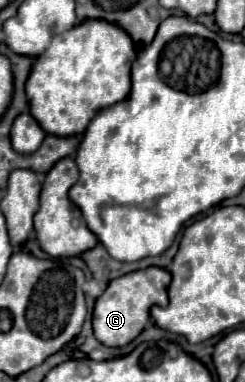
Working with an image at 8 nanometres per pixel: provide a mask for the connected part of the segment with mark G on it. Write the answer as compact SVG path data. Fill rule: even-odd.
M147 267L113 279L105 289L105 293L95 301L95 311L93 311L95 337L107 347L123 347L131 343L149 321L151 305L167 305L169 283L171 275L161 267Z

